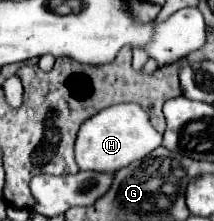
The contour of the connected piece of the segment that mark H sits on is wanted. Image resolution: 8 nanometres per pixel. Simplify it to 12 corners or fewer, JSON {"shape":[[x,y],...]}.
{"shape":[[133,102],[81,124],[81,170],[117,172],[163,136]]}

